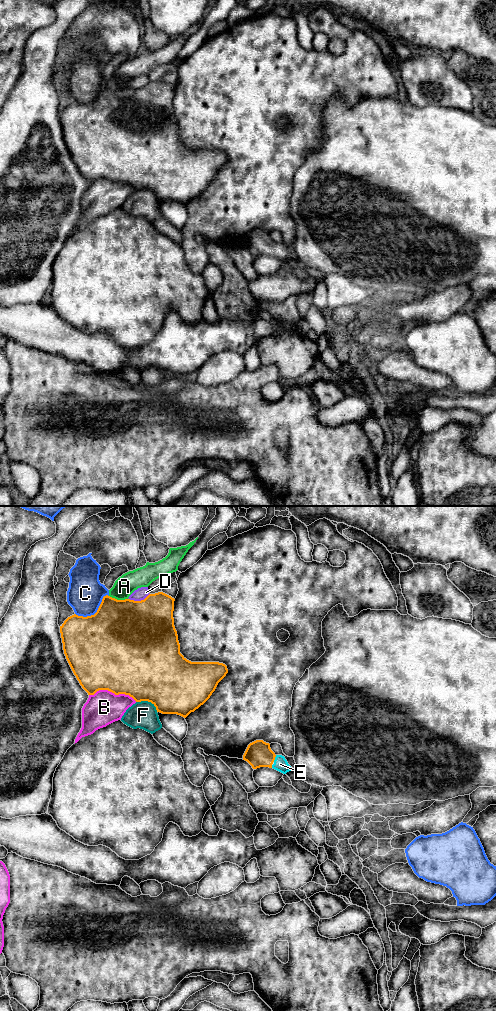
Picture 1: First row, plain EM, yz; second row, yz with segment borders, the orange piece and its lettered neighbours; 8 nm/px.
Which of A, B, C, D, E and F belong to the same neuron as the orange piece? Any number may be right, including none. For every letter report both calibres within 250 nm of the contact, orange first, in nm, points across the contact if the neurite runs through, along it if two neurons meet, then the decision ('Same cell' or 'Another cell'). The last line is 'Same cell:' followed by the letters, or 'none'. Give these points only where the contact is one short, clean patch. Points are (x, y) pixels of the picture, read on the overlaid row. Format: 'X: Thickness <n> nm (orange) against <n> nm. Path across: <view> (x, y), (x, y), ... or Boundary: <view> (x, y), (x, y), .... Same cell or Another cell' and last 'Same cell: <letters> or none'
A: Thickness 500 nm (orange) against 170 nm. Boundary: yz (109, 595), (117, 599), (127, 599). Another cell
B: Thickness 500 nm (orange) against 280 nm. Another cell
C: Thickness 500 nm (orange) against 280 nm. Another cell
D: Thickness 500 nm (orange) against 100 nm. Another cell
E: Thickness 220 nm (orange) against 110 nm. Path across: yz (258, 754), (274, 758), (280, 764). Same cell
F: Thickness 500 nm (orange) against 220 nm. Another cell
Same cell: E

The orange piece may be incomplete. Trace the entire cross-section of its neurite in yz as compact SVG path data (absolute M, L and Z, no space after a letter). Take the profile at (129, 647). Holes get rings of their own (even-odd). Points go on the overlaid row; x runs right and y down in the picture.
M163 592L149 594L141 601L117 600L106 595L94 615L83 617L74 614L64 621L60 626L64 654L88 695L94 695L99 690L108 690L115 695L125 694L136 702L151 702L157 712L177 714L184 718L210 698L228 673L227 666L219 662L191 662L180 653L173 618L174 601Z

